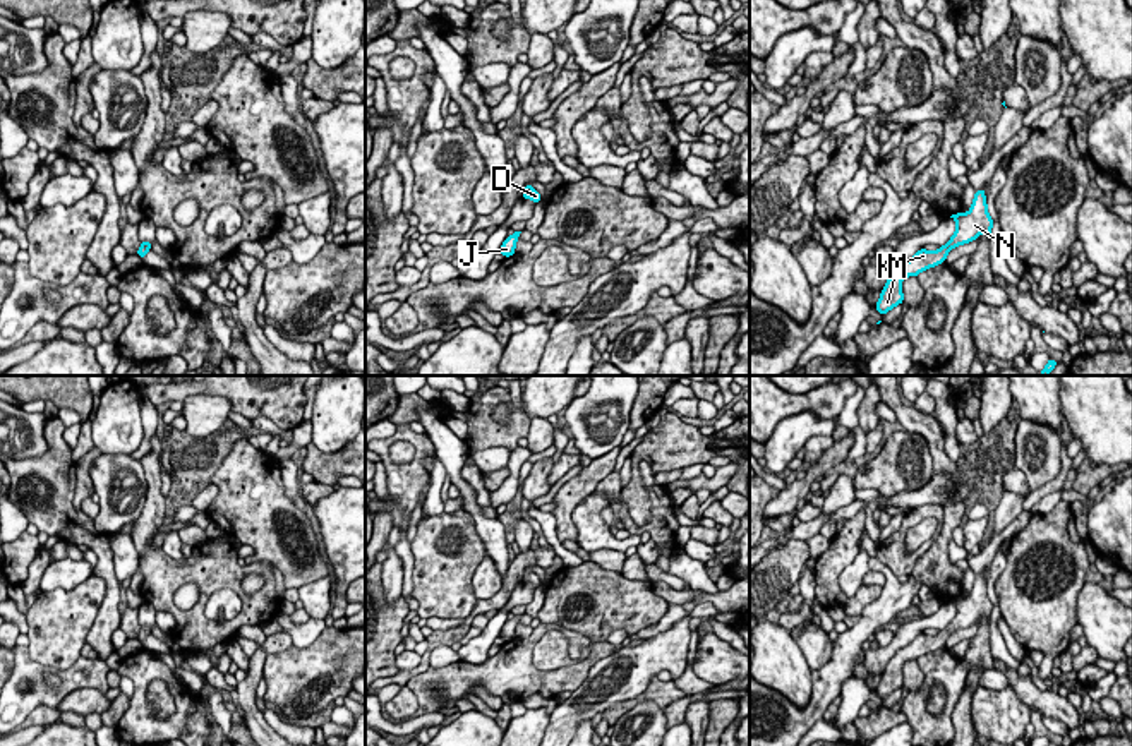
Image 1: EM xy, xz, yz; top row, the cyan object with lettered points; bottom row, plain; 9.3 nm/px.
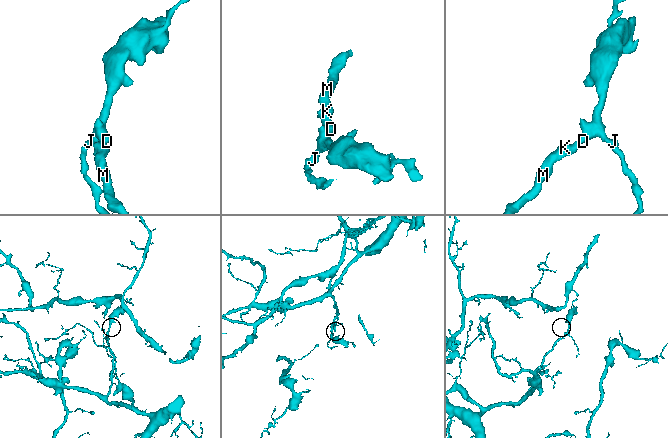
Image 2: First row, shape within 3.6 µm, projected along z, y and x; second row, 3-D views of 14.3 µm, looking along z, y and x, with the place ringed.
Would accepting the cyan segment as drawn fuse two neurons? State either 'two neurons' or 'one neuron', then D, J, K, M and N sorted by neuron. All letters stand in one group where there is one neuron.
one neuron; D J K M N

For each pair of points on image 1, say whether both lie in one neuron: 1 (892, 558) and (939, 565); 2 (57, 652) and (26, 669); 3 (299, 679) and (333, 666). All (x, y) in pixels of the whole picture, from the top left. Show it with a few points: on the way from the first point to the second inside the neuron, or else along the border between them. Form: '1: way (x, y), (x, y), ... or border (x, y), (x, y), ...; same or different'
1: border (940, 529), (940, 534), (909, 573); different
2: border (26, 647), (35, 661), (55, 669), (78, 657); different
3: way (307, 679), (325, 669); same

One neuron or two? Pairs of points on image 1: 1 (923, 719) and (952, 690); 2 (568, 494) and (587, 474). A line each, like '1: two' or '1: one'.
1: one
2: one

